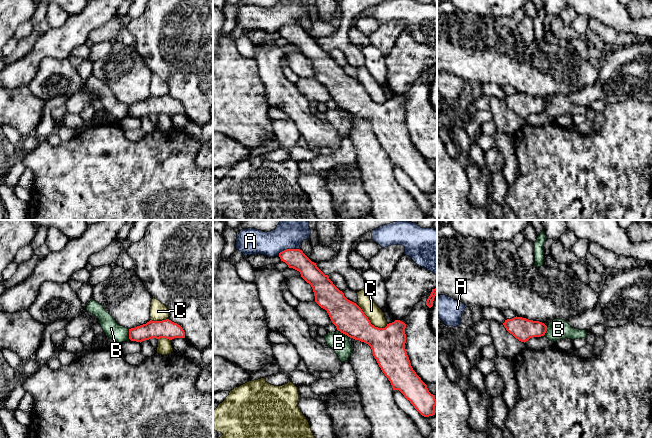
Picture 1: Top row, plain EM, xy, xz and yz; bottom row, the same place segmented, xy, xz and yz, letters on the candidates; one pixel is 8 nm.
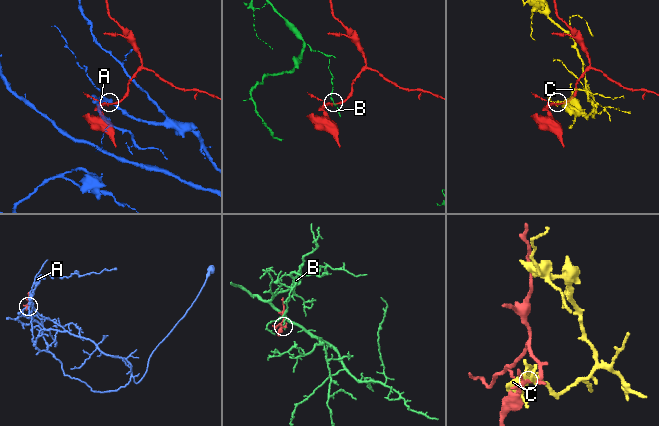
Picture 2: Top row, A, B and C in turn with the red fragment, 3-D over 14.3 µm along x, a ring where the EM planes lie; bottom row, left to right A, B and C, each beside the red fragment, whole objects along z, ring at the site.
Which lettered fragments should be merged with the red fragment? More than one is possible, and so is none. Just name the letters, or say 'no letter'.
no letter

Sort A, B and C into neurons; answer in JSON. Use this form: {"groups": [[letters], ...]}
{"groups": [["A"], ["B"], ["C"]]}

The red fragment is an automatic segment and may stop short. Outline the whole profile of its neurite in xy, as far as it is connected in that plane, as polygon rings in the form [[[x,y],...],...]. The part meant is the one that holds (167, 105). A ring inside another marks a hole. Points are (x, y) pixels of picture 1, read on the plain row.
[[[169,95],[162,97],[150,96],[146,100],[129,105],[129,115],[131,117],[142,118],[152,114],[185,114],[183,104]]]

